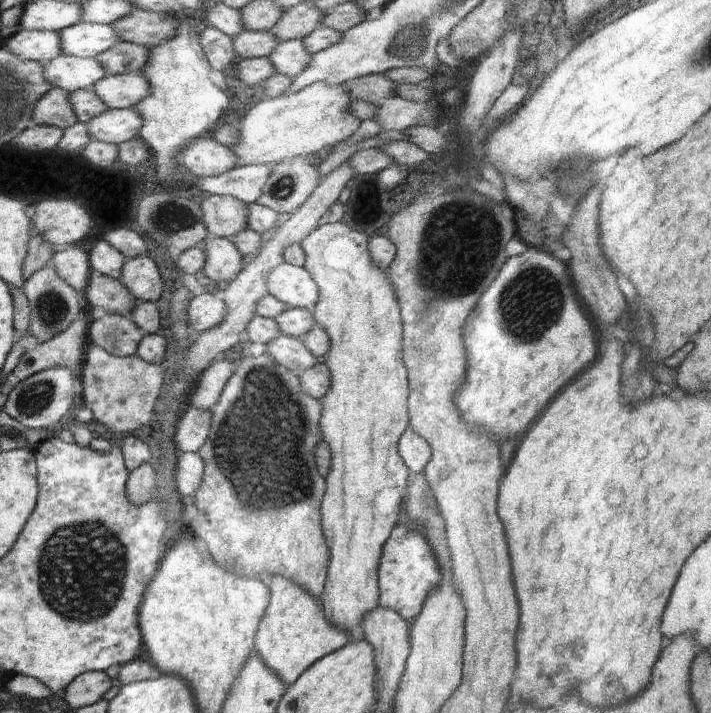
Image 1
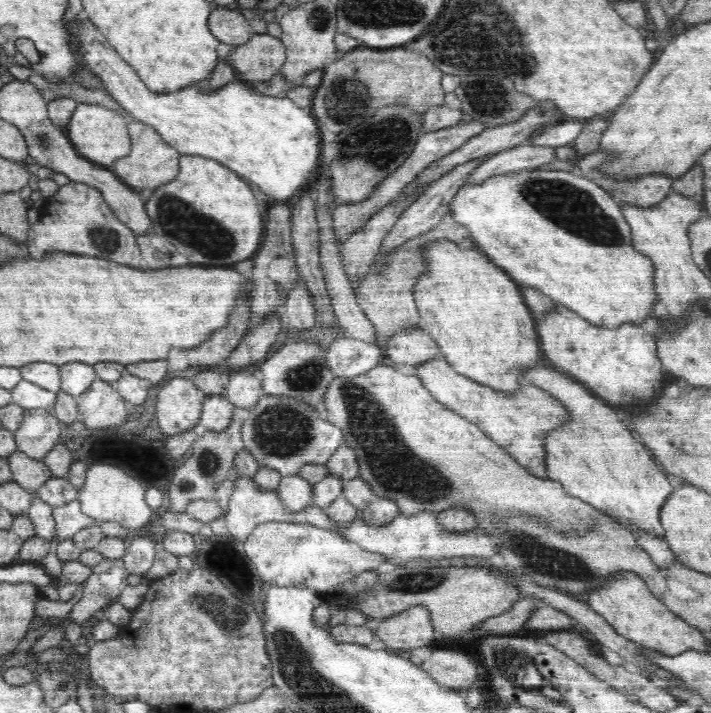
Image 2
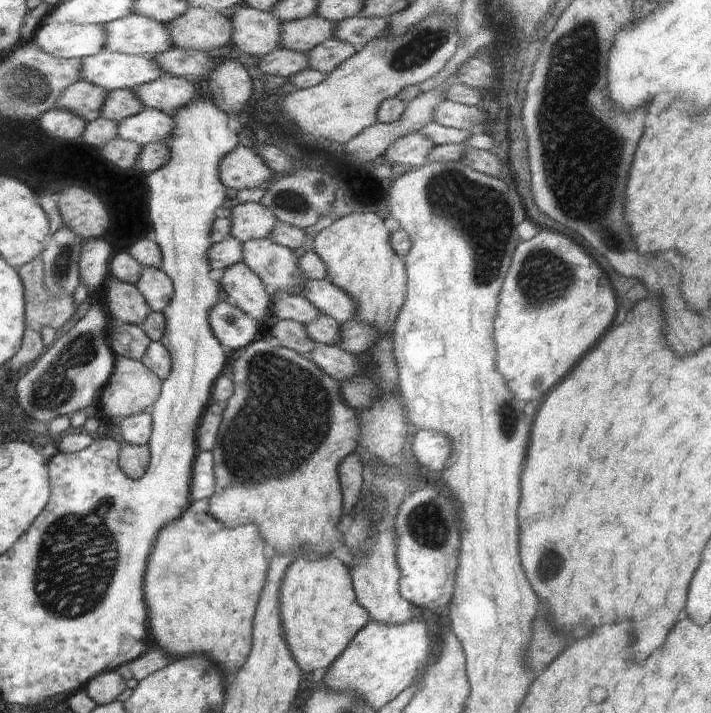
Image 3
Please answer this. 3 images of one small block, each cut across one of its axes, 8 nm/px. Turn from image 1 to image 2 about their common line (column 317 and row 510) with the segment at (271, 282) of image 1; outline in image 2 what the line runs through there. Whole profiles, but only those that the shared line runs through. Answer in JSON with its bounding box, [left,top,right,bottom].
[277,472,313,514]

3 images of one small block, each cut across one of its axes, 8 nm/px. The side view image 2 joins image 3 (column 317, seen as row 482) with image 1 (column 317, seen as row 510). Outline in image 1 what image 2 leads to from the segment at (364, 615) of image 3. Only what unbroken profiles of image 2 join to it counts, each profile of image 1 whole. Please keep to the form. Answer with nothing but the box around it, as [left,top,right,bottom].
[255,575,349,686]

